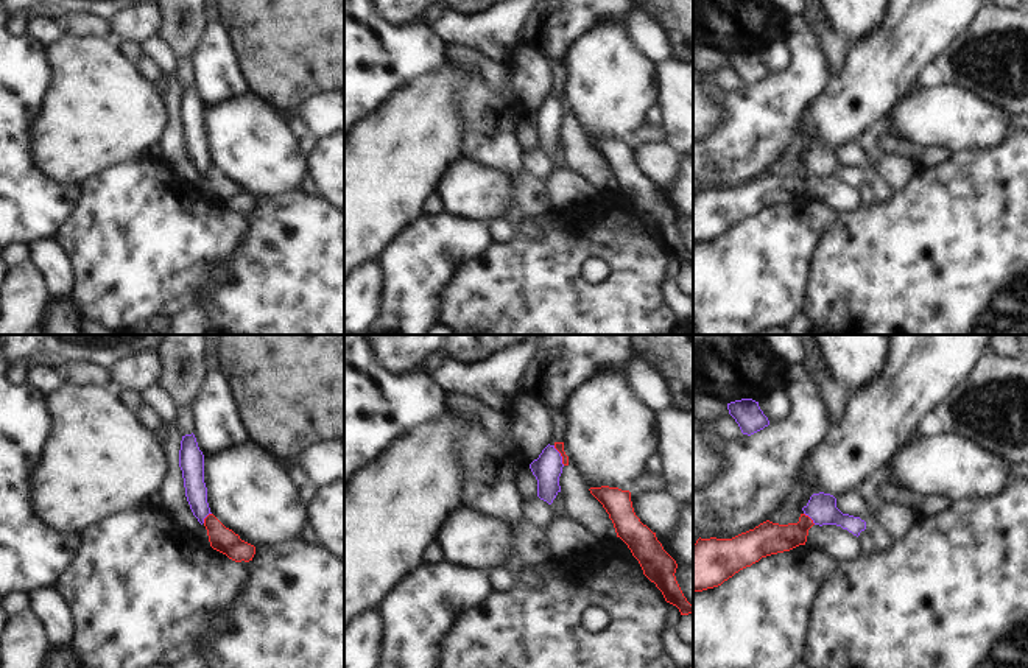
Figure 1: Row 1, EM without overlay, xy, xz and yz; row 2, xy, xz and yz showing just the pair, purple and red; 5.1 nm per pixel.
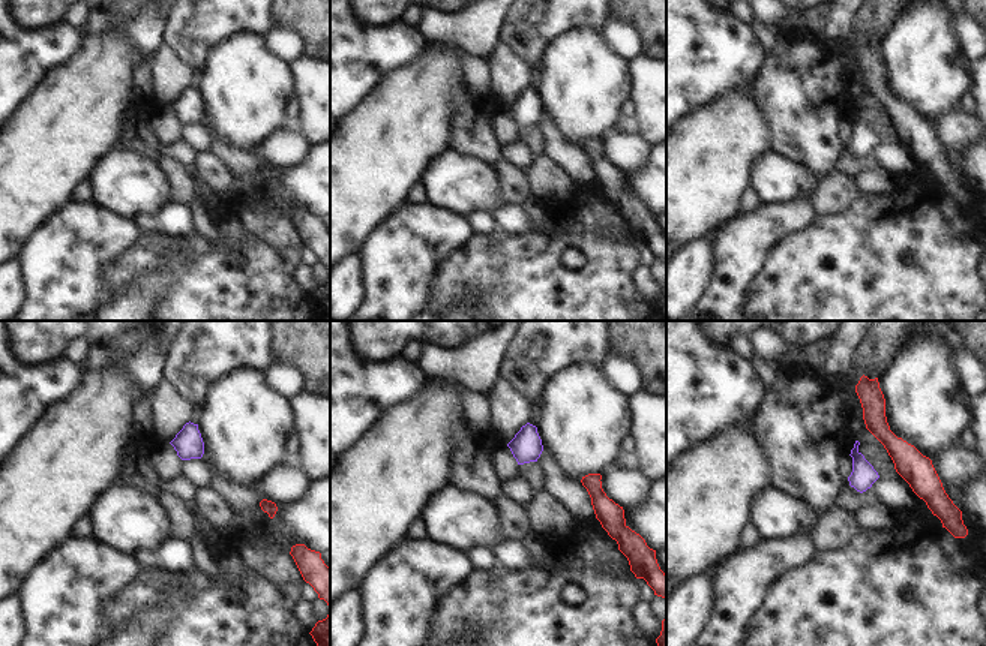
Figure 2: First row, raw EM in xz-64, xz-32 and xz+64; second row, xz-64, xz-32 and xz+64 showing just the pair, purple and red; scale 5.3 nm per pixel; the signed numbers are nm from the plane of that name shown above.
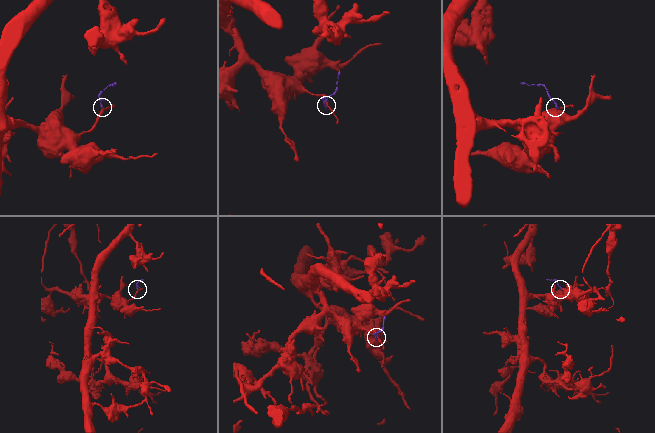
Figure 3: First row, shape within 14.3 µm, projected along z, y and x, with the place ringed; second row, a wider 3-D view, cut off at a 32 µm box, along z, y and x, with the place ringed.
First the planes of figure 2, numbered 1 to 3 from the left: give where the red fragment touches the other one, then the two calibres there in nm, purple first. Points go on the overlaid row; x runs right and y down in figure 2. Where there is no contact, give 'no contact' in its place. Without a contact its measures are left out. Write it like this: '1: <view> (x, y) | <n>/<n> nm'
1: no contact
2: no contact
3: no contact

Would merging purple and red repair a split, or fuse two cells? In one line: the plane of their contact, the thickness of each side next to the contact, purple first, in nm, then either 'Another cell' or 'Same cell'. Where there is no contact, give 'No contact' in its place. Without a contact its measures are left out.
Touches purple in xz. Thickness 150 nm (purple) against 50 nm. Another cell

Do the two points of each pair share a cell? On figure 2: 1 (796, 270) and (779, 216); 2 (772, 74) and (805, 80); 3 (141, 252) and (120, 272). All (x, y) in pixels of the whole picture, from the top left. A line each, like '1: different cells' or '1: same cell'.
1: different cells
2: same cell
3: same cell

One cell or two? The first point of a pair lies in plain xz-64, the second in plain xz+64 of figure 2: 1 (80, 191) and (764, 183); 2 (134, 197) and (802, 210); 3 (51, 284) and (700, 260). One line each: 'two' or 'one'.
1: two
2: two
3: two

